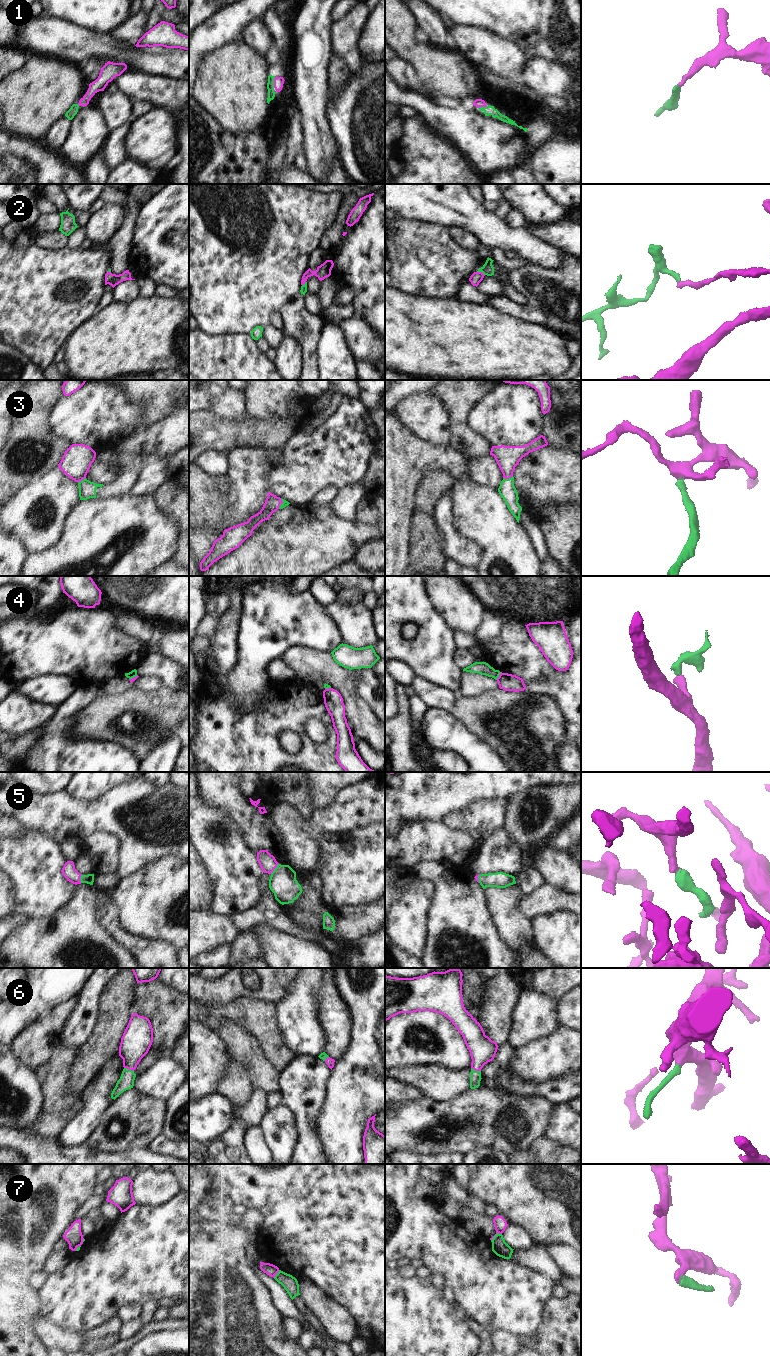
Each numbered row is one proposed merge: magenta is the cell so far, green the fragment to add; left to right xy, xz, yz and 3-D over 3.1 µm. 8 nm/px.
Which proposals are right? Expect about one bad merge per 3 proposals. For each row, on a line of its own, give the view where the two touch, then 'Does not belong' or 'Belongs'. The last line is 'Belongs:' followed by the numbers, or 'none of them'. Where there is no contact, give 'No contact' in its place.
1: Touches magenta in xz. Belongs
2: Touches magenta in yz. Belongs
3: Touches magenta in yz. Belongs
4: Touches magenta in yz. Does not belong
5: Touches magenta in xz. Belongs
6: Touches magenta in xy. Belongs
7: Touches magenta in yz. Does not belong
Belongs: 1, 2, 3, 5, 6

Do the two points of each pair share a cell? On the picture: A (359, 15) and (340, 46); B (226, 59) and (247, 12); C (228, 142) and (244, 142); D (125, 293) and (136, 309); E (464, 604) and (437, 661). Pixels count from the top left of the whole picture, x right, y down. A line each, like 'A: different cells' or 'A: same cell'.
A: same cell
B: different cells
C: same cell
D: different cells
E: different cells

